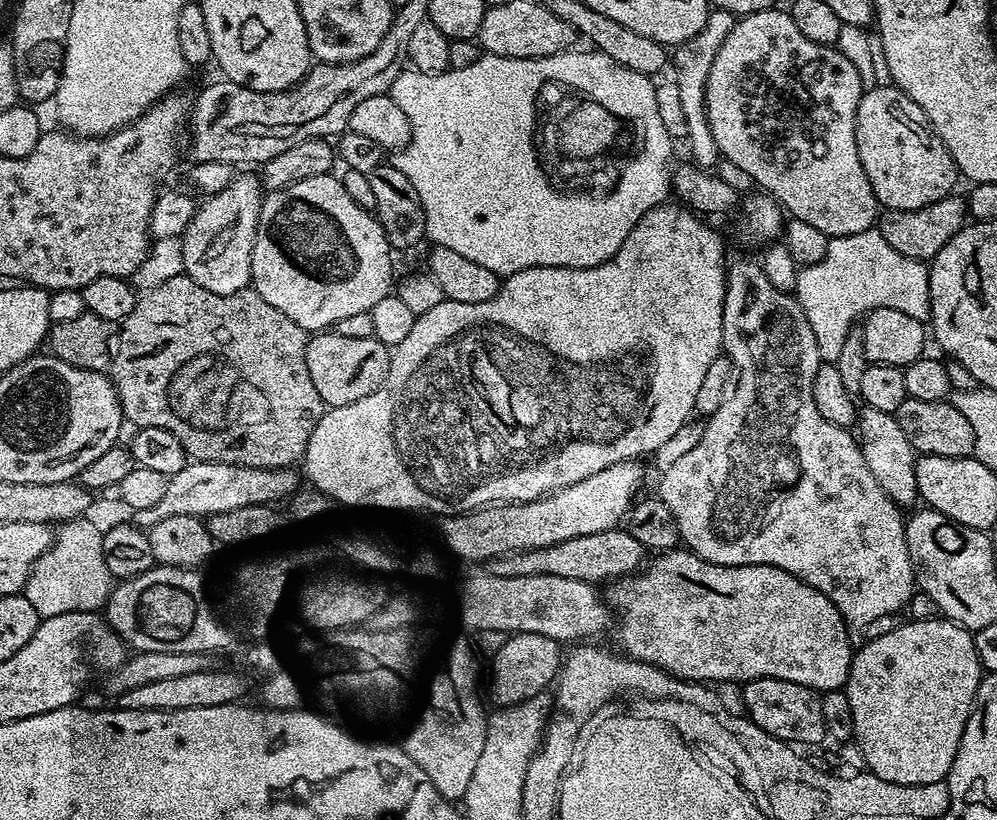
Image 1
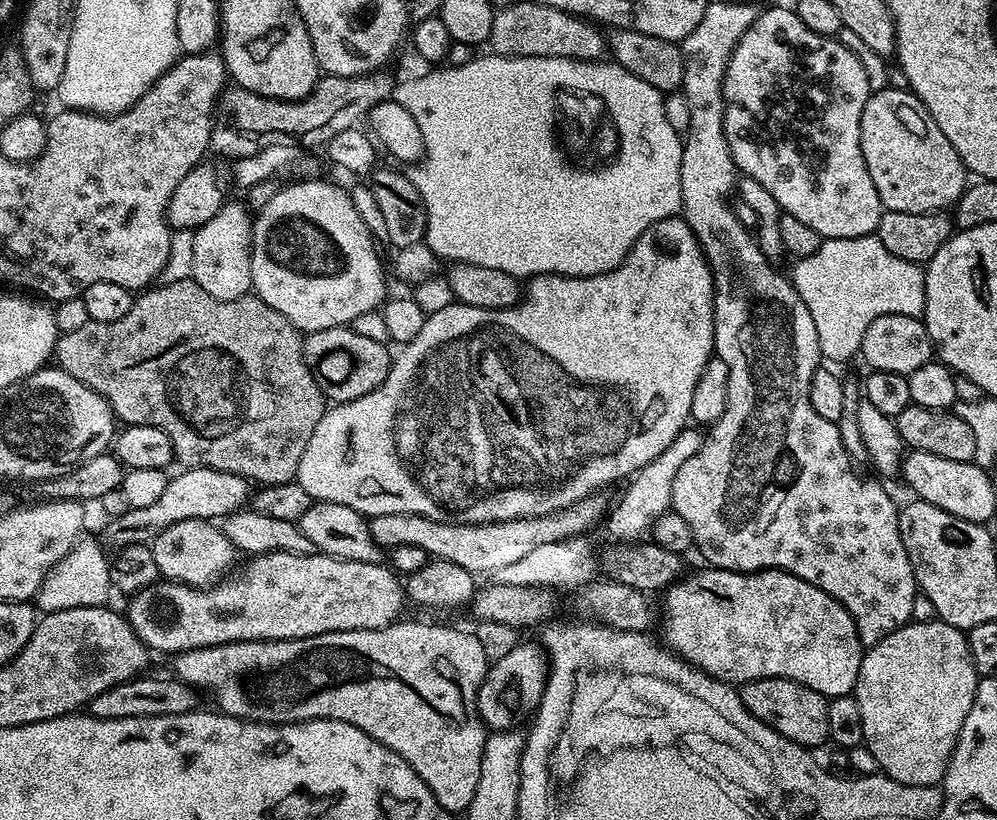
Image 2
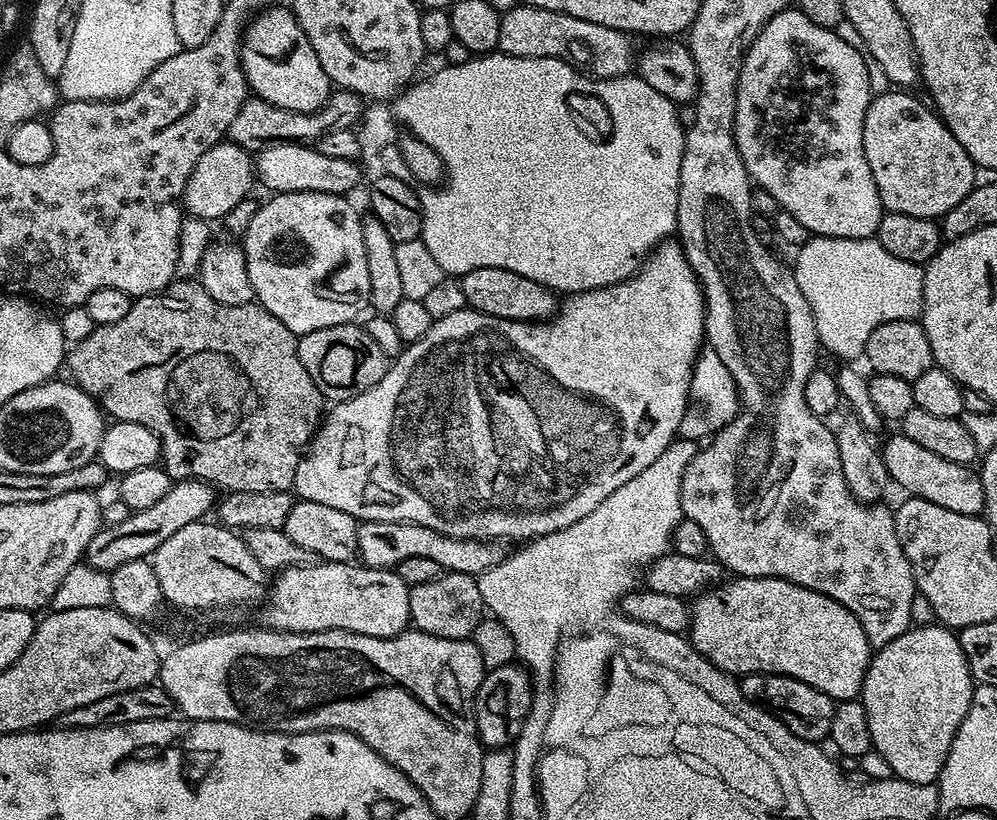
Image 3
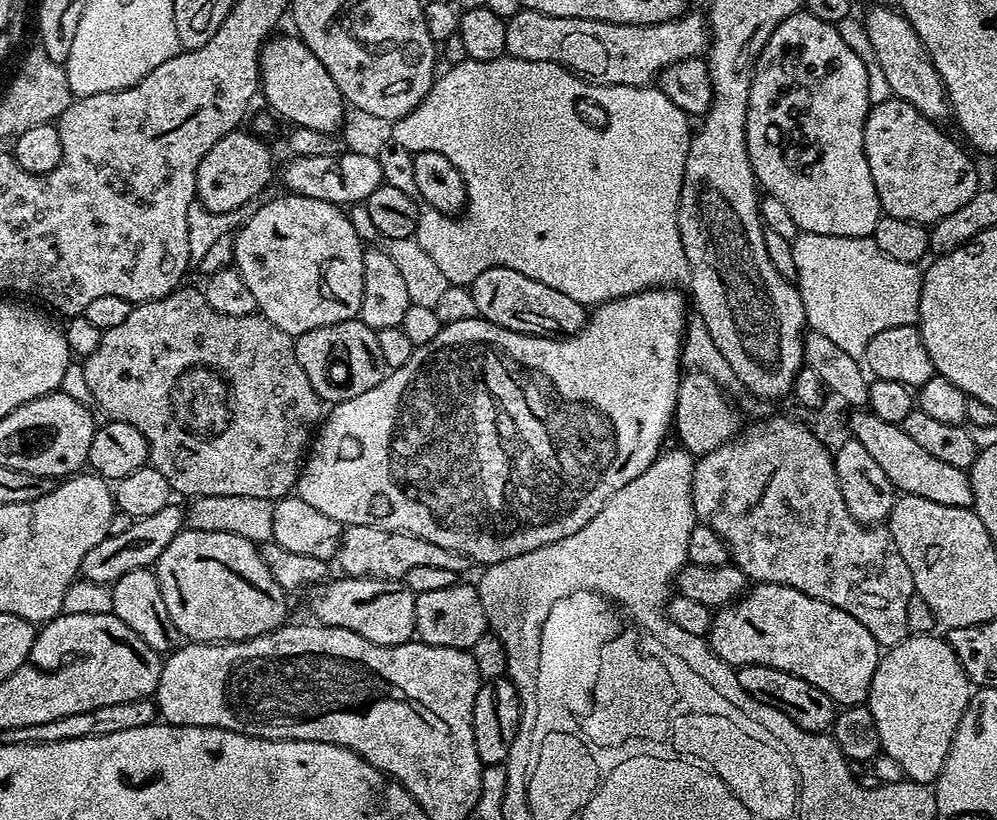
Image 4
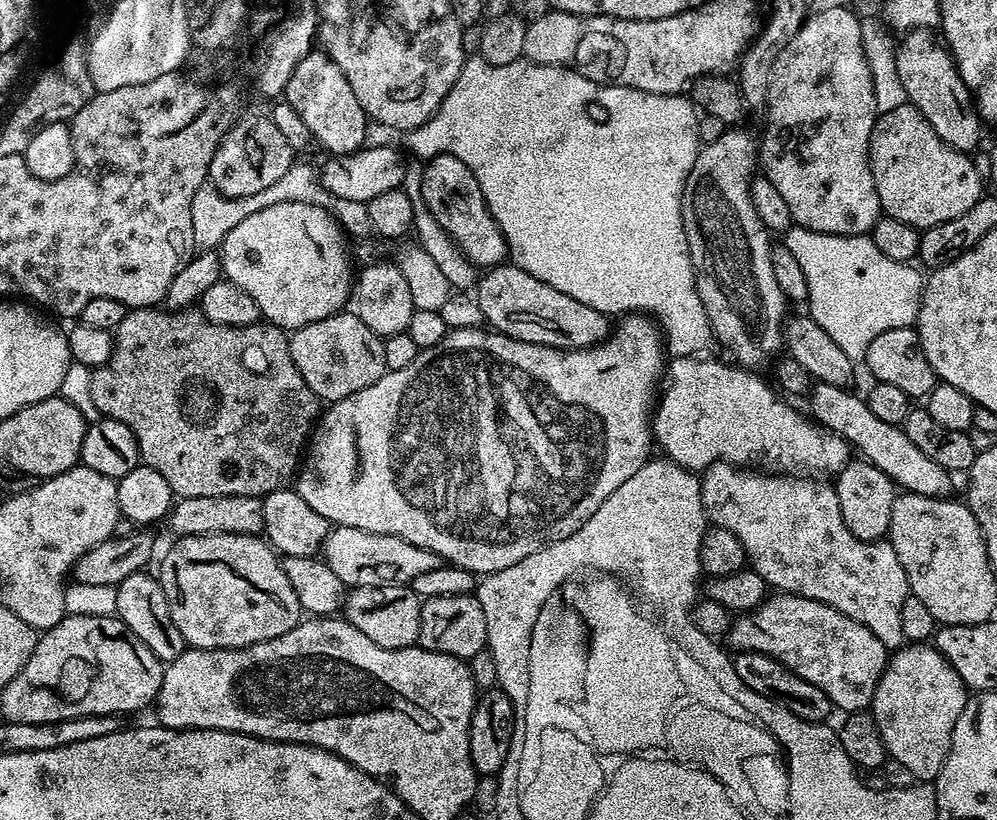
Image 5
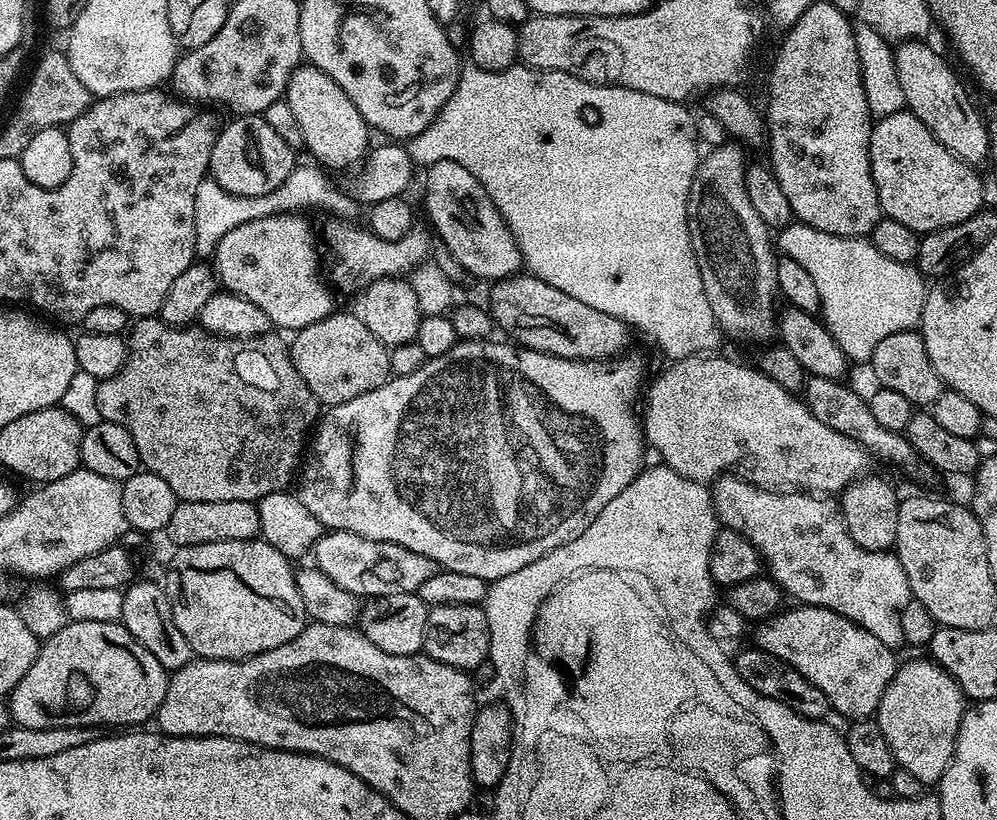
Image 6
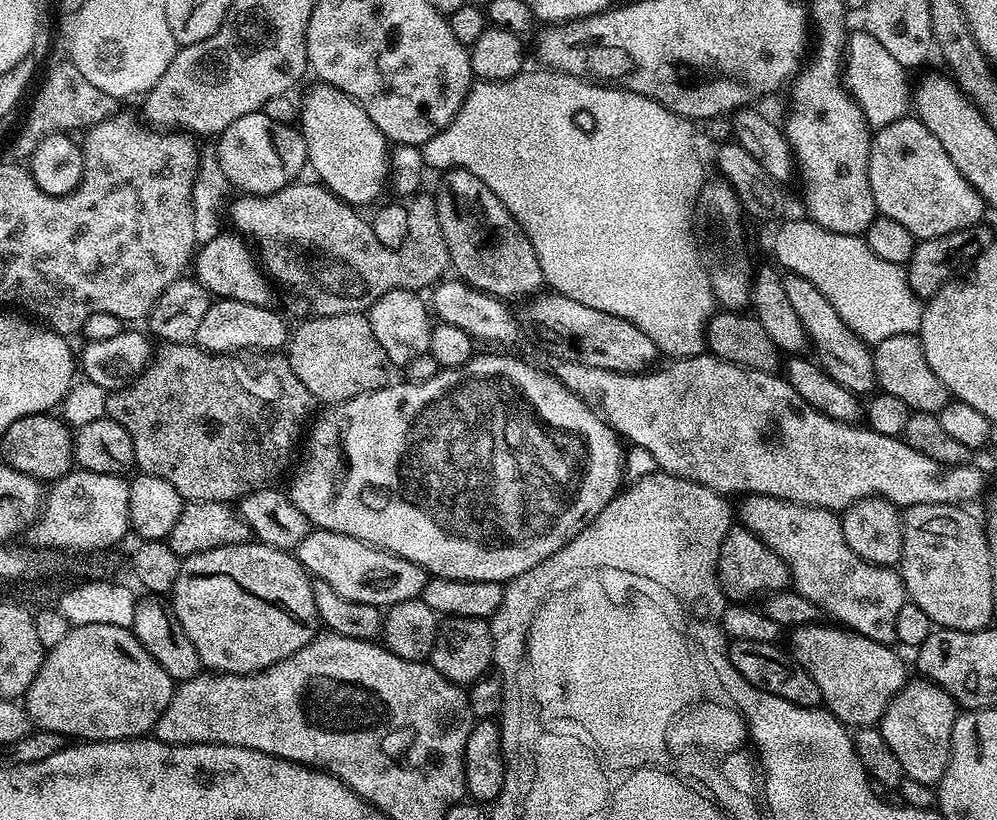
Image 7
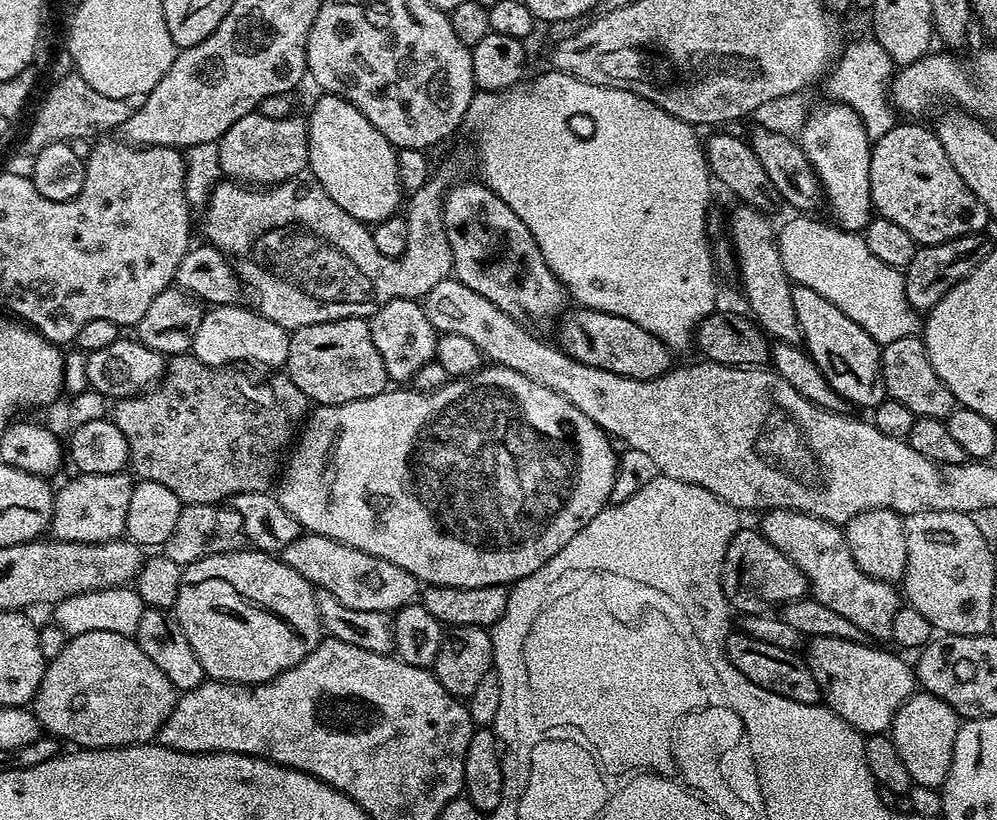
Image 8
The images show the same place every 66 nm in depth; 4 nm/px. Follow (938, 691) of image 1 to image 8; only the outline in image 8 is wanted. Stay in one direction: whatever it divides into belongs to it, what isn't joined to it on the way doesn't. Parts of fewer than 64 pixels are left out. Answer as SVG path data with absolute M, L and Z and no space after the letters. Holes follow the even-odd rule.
M923 690L913 691L892 719L890 735L913 785L939 789L948 776L954 754L954 738L961 721L956 712L942 698Z

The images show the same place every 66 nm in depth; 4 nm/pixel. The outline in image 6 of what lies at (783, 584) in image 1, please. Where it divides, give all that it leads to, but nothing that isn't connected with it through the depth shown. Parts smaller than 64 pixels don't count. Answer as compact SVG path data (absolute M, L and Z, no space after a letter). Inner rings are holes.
M813 604L794 607L790 612L781 611L771 617L772 629L762 640L764 649L794 666L798 674L818 686L826 694L833 713L848 716L849 721L875 717L882 694L896 673L897 653L886 642L878 642L870 630L834 610Z

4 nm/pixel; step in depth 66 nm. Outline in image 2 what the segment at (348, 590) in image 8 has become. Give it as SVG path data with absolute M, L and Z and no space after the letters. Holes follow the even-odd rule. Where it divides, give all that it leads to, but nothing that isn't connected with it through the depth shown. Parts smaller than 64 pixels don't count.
M604 494L587 496L569 508L559 508L551 516L531 516L525 520L493 520L487 524L435 524L418 514L382 514L368 520L374 542L382 550L420 548L429 557L440 557L462 566L473 574L498 574L513 562L526 558L538 546L584 536L596 523L605 519L610 500Z

